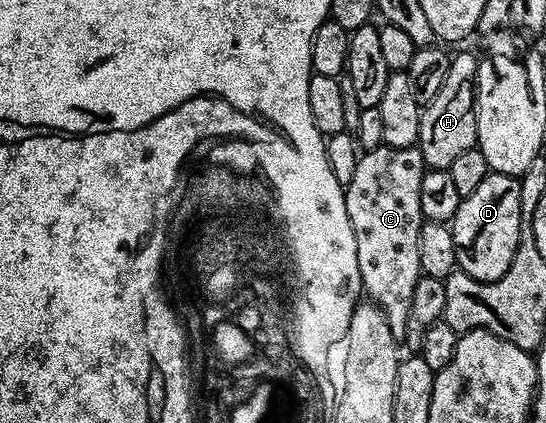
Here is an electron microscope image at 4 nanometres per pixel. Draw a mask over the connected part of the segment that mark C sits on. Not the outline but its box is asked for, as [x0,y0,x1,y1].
[345,145,425,340]

